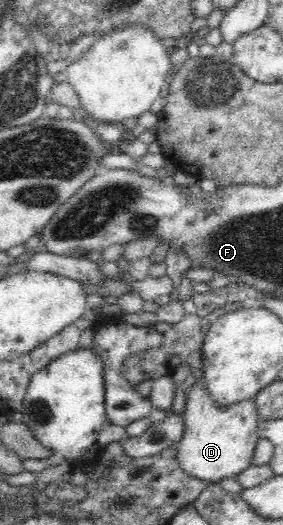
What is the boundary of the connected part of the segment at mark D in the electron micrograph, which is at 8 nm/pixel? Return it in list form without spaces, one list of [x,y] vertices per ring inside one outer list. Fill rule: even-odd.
[[[195,382],[186,397],[184,411],[185,431],[178,443],[177,460],[189,476],[218,483],[221,478],[233,478],[251,465],[251,456],[257,442],[260,422],[257,404],[253,399],[241,400],[232,406],[221,406],[209,395],[202,382]]]

